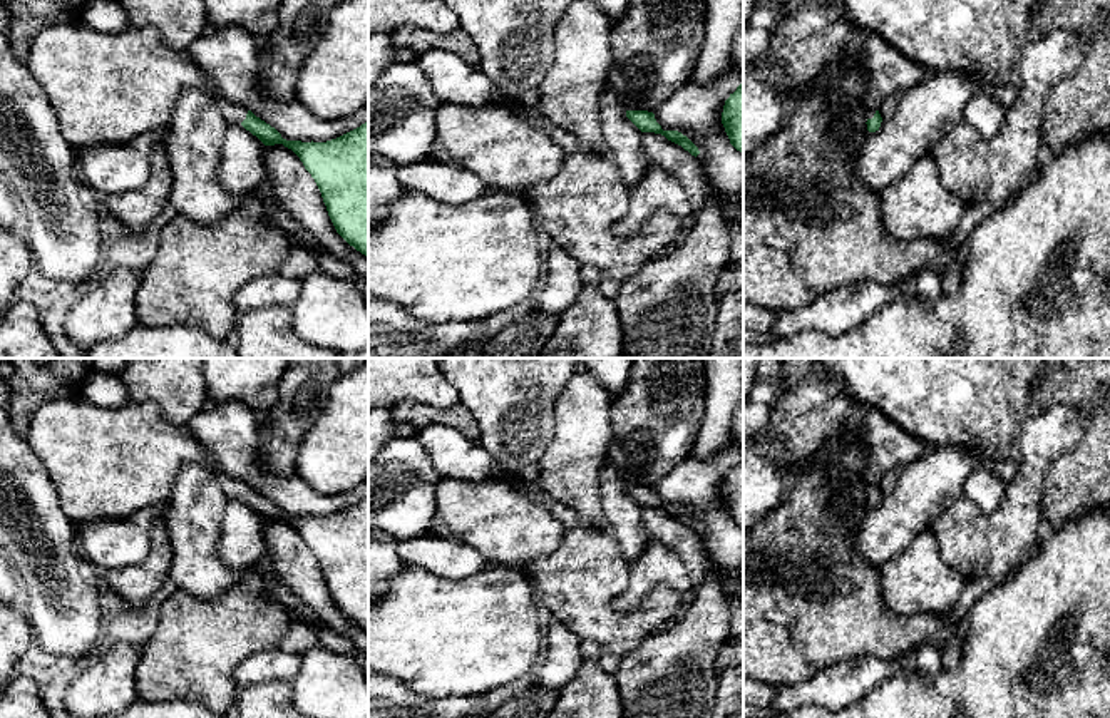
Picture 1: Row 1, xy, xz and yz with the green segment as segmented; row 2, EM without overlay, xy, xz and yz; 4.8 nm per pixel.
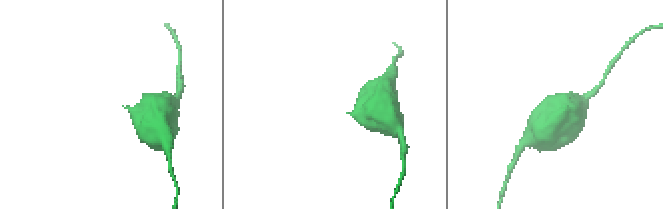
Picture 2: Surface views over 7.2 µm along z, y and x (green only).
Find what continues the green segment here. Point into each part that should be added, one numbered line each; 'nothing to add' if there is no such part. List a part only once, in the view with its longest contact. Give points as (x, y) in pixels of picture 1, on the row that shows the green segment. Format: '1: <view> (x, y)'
1: xy (235, 114)

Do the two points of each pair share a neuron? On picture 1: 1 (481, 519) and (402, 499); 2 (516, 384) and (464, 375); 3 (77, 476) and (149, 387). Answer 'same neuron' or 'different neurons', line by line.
1: different neurons
2: same neuron
3: different neurons

